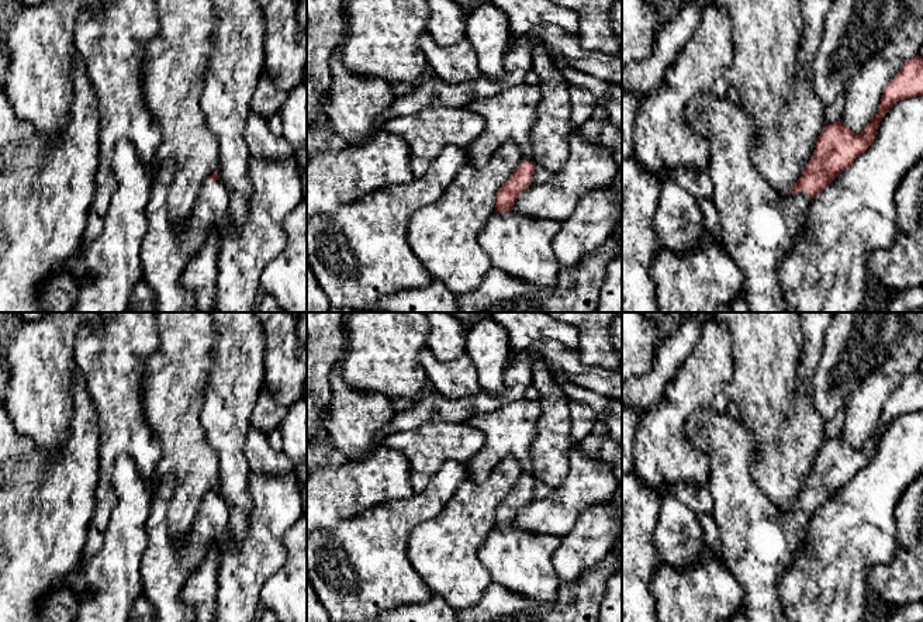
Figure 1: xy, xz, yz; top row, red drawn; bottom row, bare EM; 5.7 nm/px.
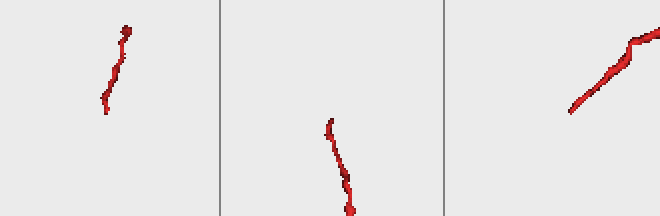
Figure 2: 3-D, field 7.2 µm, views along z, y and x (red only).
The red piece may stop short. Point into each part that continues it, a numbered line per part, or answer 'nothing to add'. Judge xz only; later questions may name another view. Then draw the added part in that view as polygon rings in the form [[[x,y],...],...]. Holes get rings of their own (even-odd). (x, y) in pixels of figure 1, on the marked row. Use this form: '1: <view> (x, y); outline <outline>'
1: xz (511, 114); outline [[[521,83],[502,90],[491,97],[471,100],[467,108],[480,114],[485,120],[485,128],[481,135],[464,151],[467,160],[474,167],[483,167],[491,156],[508,141],[514,141],[522,152],[522,163],[533,160],[530,132],[536,124],[537,104],[542,93],[537,84]]]

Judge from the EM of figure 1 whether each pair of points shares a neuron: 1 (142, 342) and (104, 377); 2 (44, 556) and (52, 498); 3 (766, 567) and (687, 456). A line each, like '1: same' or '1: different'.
1: same
2: same
3: different

